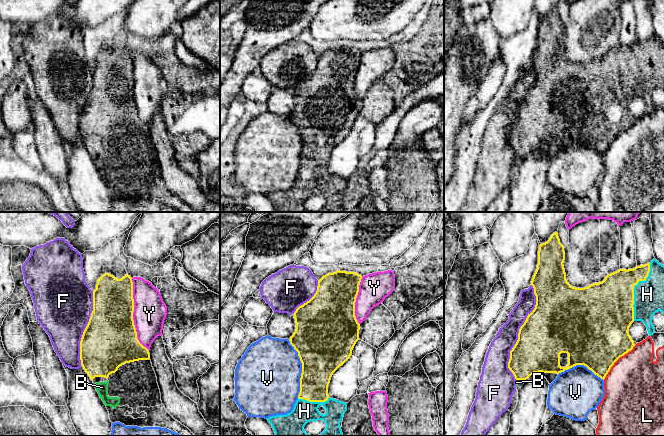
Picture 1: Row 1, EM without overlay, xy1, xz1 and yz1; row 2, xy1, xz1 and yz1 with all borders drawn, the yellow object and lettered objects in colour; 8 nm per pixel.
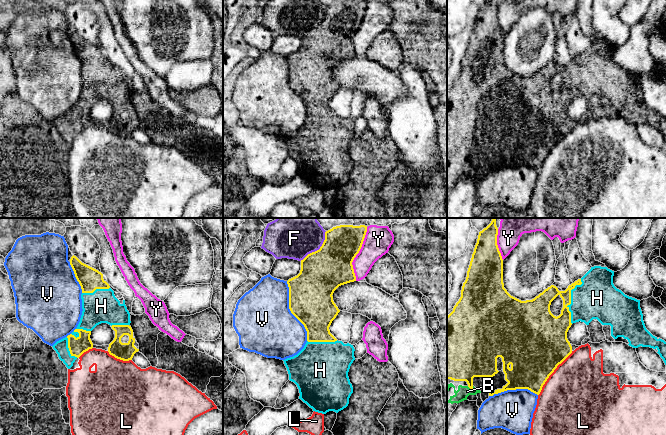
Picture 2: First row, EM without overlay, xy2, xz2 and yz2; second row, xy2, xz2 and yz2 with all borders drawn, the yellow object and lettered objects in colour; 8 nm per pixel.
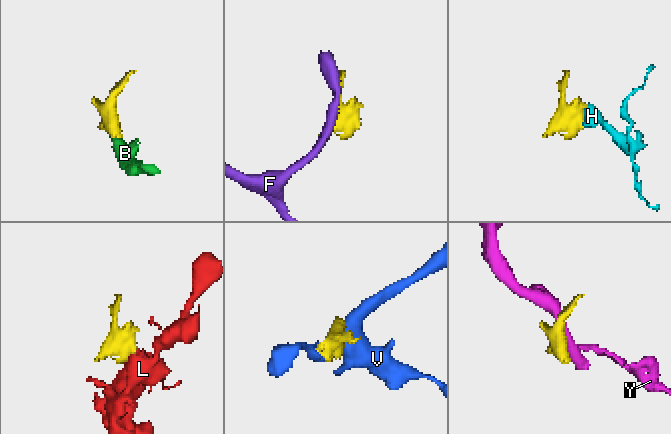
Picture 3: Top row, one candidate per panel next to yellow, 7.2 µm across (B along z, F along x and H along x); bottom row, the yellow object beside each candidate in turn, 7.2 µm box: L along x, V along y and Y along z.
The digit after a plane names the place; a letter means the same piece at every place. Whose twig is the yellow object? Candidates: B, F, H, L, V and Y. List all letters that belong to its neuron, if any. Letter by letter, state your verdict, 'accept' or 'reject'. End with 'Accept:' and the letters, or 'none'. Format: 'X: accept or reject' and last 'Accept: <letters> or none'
B: accept
F: reject
H: accept
L: reject
V: reject
Y: reject
Accept: B, H

